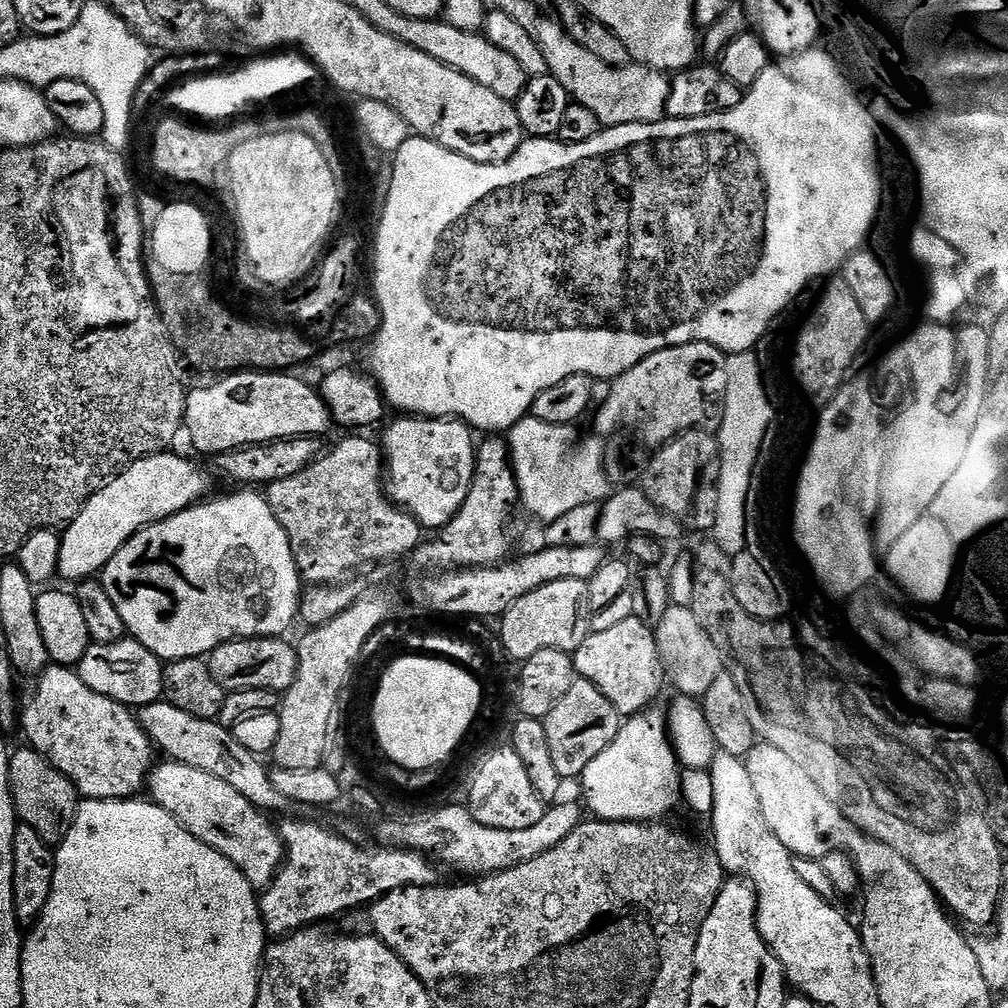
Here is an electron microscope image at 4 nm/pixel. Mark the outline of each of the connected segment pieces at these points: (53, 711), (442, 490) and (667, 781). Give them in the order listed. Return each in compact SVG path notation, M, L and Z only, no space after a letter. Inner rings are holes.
M49 666L40 673L35 681L36 689L28 696L28 701L23 701L22 707L18 712L18 724L22 729L24 727L24 736L27 743L36 752L40 752L49 760L55 768L62 774L66 774L66 778L70 778L70 782L75 786L77 793L86 800L126 800L137 795L136 792L145 787L148 773L154 767L154 759L152 760L152 752L154 753L154 745L150 737L142 730L137 717L134 715L133 709L126 704L114 702L114 698L106 698L102 694L94 694L94 690L90 690L82 682L79 671L73 670L68 666Z
M411 414L405 415L403 418L396 418L392 425L384 432L384 464L382 460L382 472L388 475L388 490L386 486L386 496L391 503L397 508L403 510L417 525L419 523L424 528L443 529L444 525L452 519L452 515L456 513L458 507L458 492L456 496L456 487L460 484L460 428L459 423L453 422L448 418L417 418Z
M645 710L635 716L629 716L623 721L624 725L615 729L612 740L586 766L586 770L578 777L580 792L584 795L583 807L589 808L591 815L598 820L609 820L614 824L643 824L645 822L656 822L672 808L672 792L674 796L674 785L678 780L678 761L672 746L667 740L664 731L664 720L653 710Z

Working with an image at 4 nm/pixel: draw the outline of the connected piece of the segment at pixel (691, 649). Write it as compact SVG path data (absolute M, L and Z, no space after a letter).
M669 606L664 612L664 617L656 621L654 635L663 675L664 672L668 675L669 682L681 692L681 697L702 698L706 690L710 690L714 678L722 675L722 657L714 642L710 642L710 634L706 634L698 618L694 618L691 607Z

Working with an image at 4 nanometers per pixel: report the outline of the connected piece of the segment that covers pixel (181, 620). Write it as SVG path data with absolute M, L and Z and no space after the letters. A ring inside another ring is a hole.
M236 490L233 496L220 496L217 500L208 498L201 503L193 504L184 512L160 520L148 528L141 528L116 551L114 558L110 558L110 562L104 567L102 573L104 589L106 594L110 594L110 602L114 602L118 614L122 614L122 622L127 635L142 646L149 648L156 656L160 657L161 661L185 660L191 656L204 658L220 644L224 644L228 640L239 640L246 636L275 636L280 638L285 635L284 631L291 626L292 622L295 623L302 595L300 572L296 569L294 554L290 550L290 542L286 538L286 530L282 530L282 526L278 526L278 518L274 518L267 499L261 493L259 496L256 492L259 491Z

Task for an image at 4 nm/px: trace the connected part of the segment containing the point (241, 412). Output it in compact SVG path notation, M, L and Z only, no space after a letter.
M241 370L225 375L217 384L208 384L205 388L196 388L187 393L184 401L184 423L192 444L200 452L215 454L229 452L235 448L245 448L251 444L265 444L271 440L289 440L295 436L323 437L323 432L330 428L330 417L323 403L308 390L296 374L278 372L257 372Z

